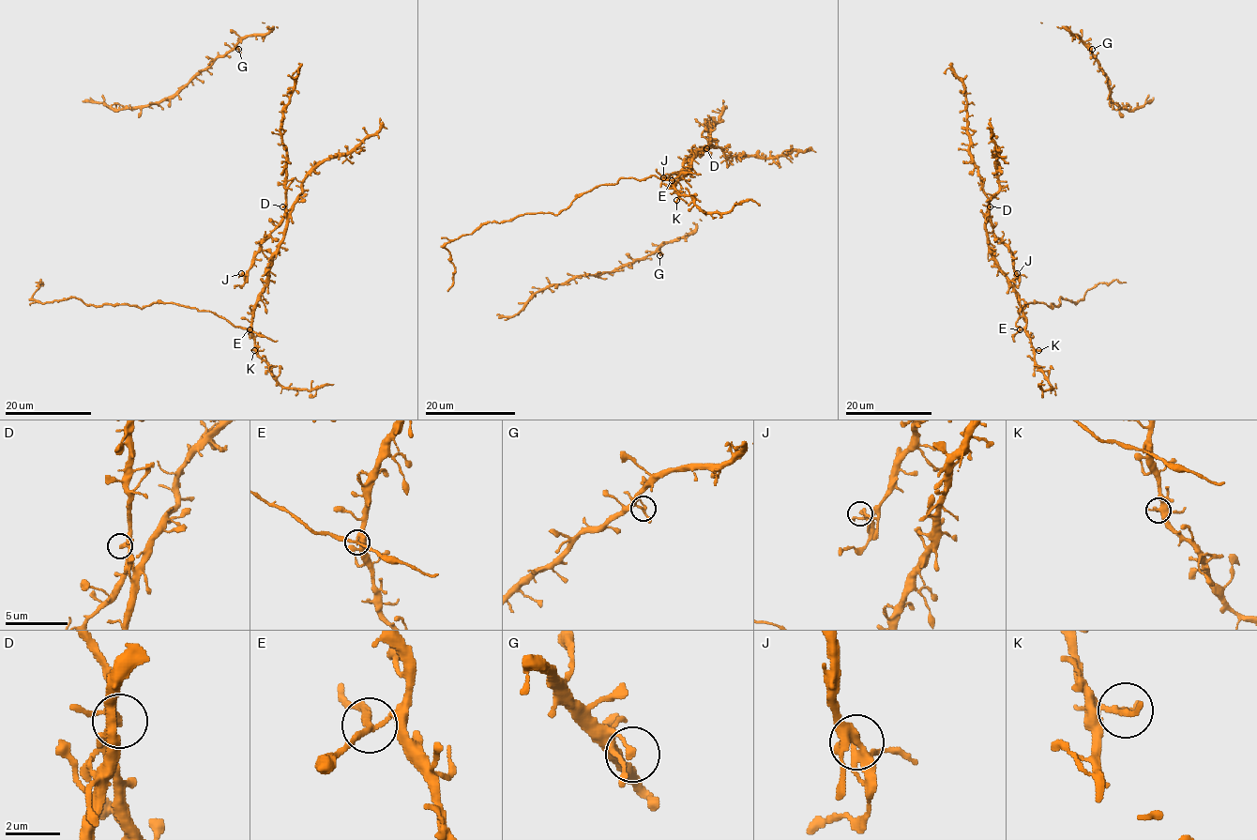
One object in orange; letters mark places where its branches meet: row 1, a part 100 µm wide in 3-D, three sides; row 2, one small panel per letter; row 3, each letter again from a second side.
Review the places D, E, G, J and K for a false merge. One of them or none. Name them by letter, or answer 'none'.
none

